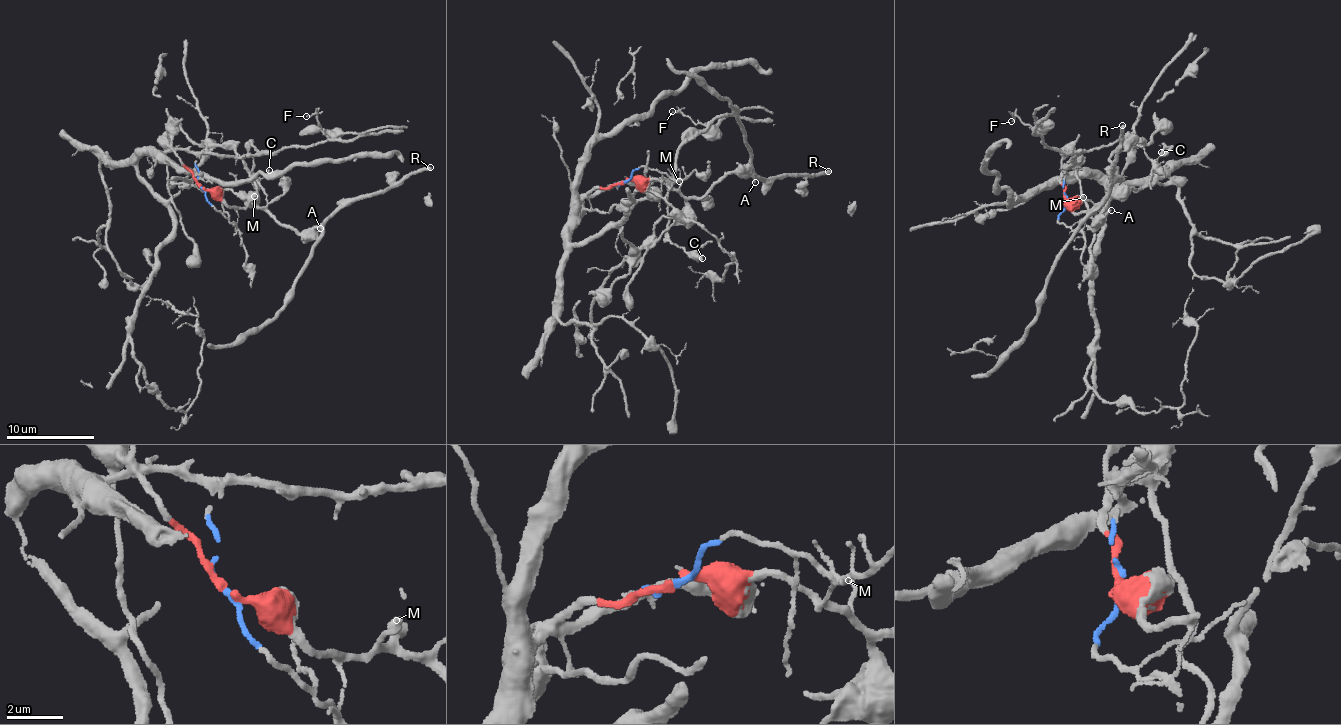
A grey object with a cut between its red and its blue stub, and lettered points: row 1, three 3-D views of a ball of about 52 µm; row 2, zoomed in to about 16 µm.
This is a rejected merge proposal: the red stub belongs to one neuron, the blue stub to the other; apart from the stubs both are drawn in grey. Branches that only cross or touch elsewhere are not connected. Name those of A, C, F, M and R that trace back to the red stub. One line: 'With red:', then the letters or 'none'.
With red: A, M, R

